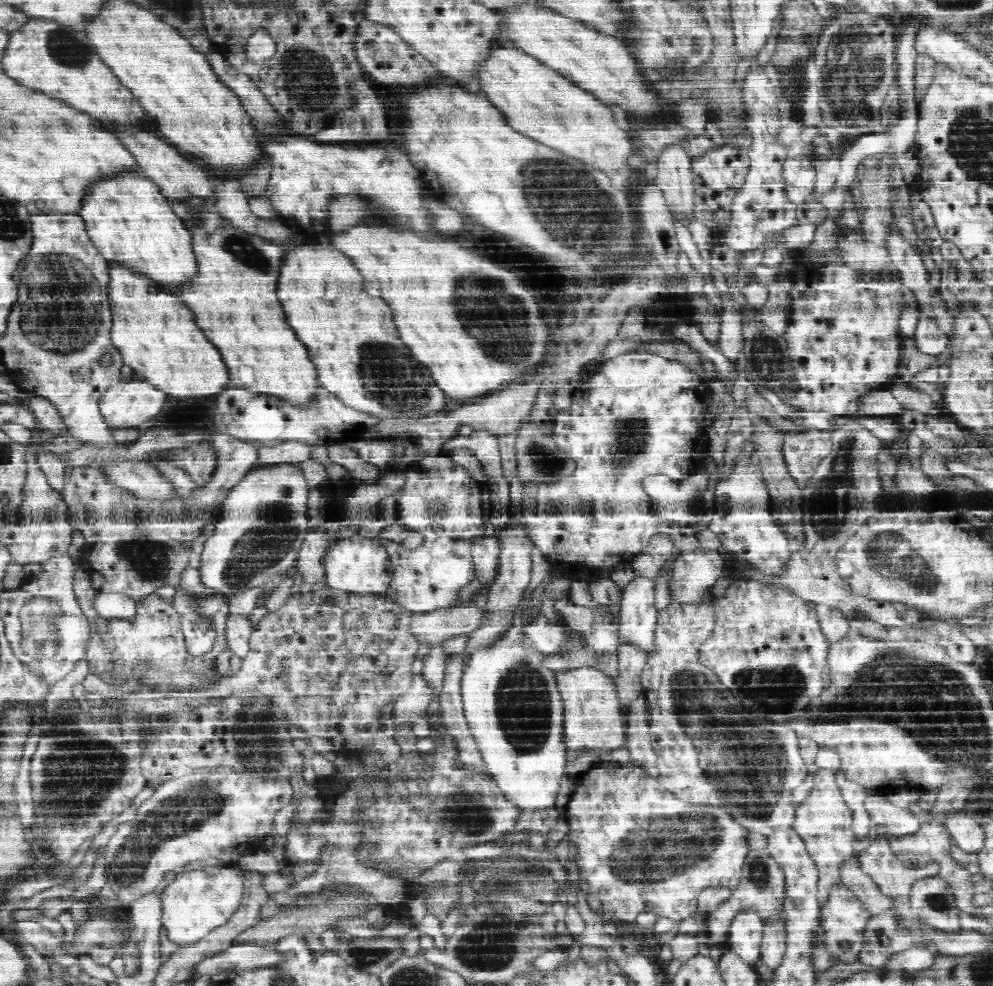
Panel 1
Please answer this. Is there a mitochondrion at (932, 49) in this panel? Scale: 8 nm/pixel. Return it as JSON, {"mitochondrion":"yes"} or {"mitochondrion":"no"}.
{"mitochondrion":"no"}

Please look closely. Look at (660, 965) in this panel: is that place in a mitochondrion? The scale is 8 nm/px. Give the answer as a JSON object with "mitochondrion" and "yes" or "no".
{"mitochondrion":"no"}

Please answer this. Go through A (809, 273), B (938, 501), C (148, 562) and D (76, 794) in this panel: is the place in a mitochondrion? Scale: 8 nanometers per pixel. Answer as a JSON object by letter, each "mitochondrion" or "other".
{"A":"other","B":"other","C":"mitochondrion","D":"mitochondrion"}

